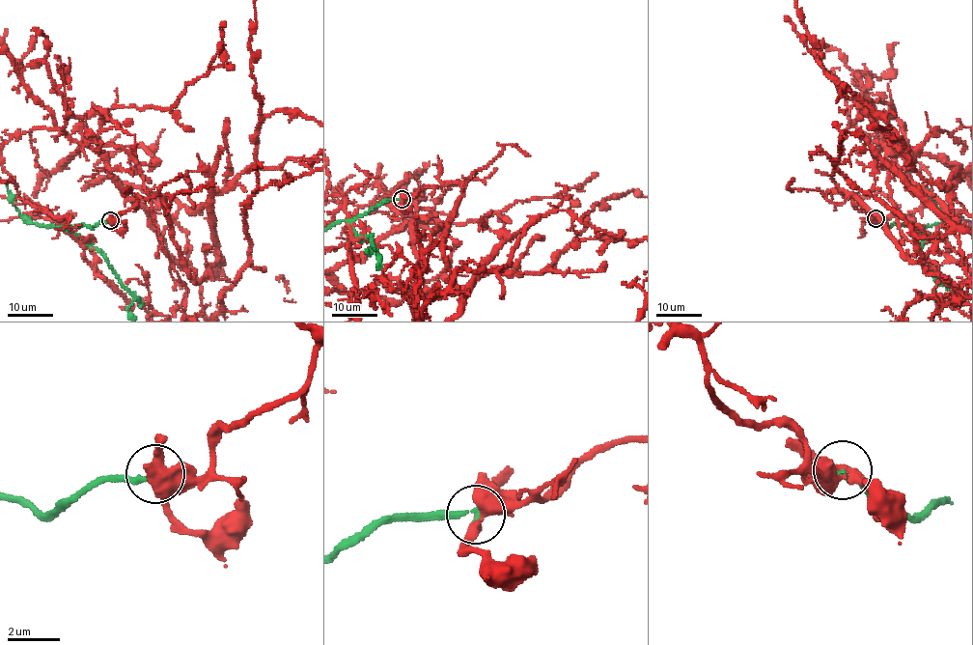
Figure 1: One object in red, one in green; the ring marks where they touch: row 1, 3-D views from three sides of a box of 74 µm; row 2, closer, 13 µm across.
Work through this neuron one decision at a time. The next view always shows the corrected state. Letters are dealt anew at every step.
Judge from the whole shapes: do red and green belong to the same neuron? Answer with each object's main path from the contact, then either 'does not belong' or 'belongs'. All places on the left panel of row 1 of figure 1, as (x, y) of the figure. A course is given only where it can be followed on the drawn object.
course green (111, 221), (69, 230), (101, 253), (133, 295), (127, 310); does not belong

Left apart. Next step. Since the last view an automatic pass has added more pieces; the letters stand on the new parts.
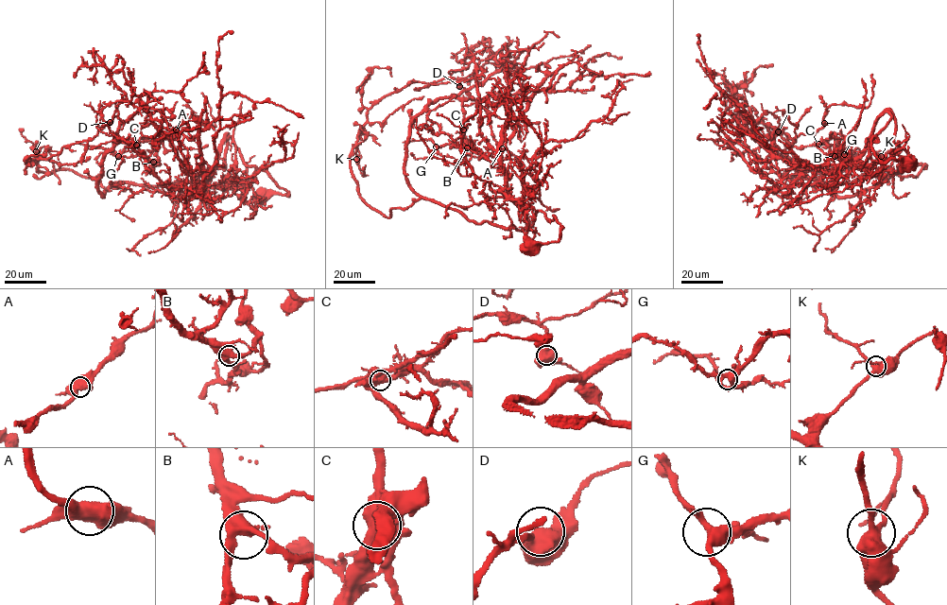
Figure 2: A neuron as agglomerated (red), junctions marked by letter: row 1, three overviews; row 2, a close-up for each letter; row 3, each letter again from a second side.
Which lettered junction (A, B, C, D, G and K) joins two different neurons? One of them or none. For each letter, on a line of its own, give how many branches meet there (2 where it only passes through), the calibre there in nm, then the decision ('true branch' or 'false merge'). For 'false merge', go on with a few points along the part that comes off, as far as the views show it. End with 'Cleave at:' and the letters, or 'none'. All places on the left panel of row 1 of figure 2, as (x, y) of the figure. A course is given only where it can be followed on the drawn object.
A: 3 branches meet; 550 nm thick; true branch
B: 4 branches meet; 420 nm thick; true branch
C: 4 branches meet; 600 nm thick; false merge; foreign part runs (136, 145), (125, 147), (118, 155), (76, 142)
D: 3 branches meet; 600 nm thick; true branch
G: 4 branches meet; 420 nm thick; true branch
K: 4 branches meet; 400 nm thick; true branch
Cleave at: C

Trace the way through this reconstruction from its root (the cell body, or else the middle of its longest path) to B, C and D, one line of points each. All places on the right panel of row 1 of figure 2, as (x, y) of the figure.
B: (910, 164), (875, 155), (884, 112), (859, 155), (800, 164), (784, 186), (773, 128), (835, 156)
C: (910, 164), (875, 155), (884, 112), (859, 155), (800, 164), (784, 186), (773, 128), (818, 144)
D: (910, 164), (871, 146), (887, 110), (897, 173), (916, 177), (926, 165), (815, 171), (776, 146), (778, 131)

